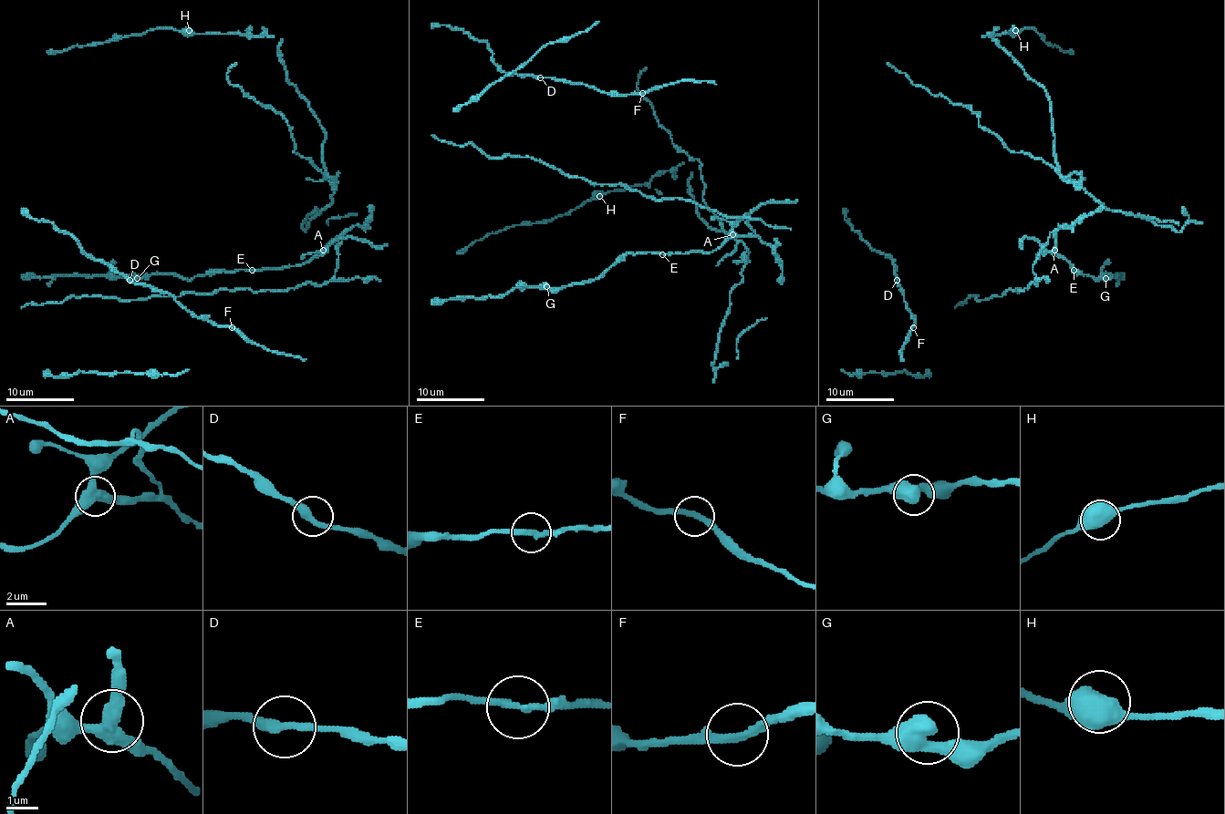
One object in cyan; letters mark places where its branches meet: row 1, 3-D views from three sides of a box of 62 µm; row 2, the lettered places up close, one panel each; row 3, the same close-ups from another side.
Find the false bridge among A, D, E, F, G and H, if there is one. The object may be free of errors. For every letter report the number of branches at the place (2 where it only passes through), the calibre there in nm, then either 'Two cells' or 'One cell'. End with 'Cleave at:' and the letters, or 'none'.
A: Branches: 3. Thickness 460 nm. Two cells
D: Branches: 2. Thickness 320 nm. One cell
E: Branches: 2. Thickness 240 nm. One cell
F: Branches: 2. Thickness 280 nm. One cell
G: Branches: 2. Thickness 550 nm. One cell
H: Branches: 3. Thickness 480 nm. One cell
Cleave at: A

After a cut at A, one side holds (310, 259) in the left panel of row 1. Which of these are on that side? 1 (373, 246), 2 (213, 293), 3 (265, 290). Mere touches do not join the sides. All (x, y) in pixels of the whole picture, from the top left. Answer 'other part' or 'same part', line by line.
1: same part
2: other part
3: other part

